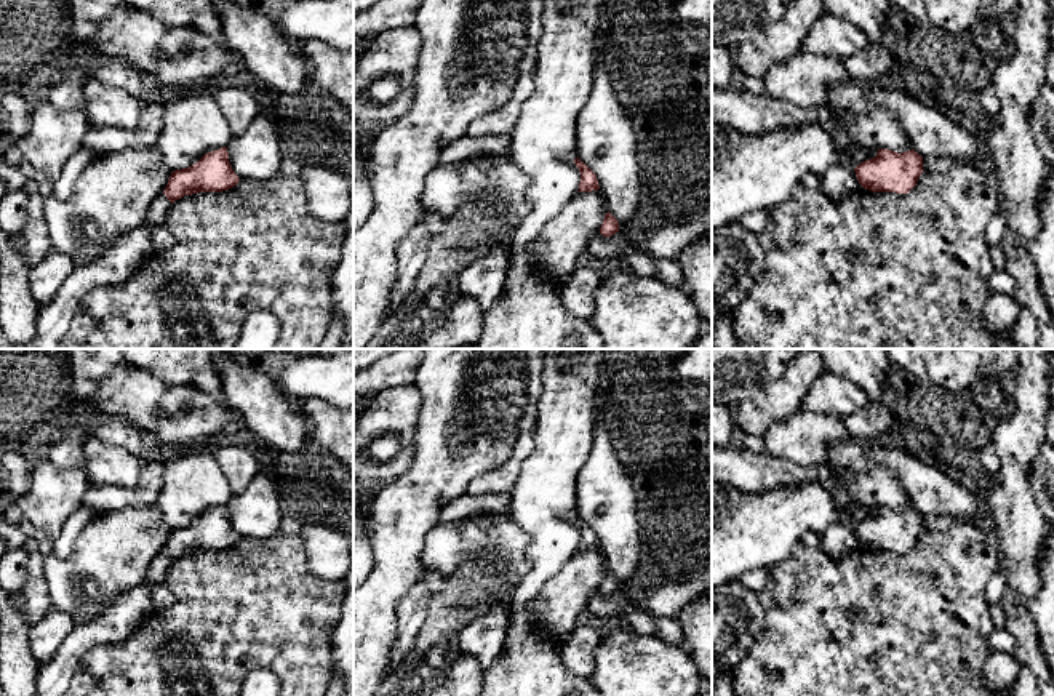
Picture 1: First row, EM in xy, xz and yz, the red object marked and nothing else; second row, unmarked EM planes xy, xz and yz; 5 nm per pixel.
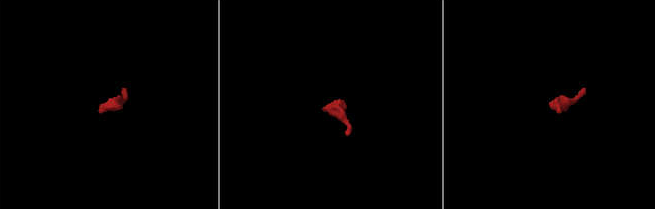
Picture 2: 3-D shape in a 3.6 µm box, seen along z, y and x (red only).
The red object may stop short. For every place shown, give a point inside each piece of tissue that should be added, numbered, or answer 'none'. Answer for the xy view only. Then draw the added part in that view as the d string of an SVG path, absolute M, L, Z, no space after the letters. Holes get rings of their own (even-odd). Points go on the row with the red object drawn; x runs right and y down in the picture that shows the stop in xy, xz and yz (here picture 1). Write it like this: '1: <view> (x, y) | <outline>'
1: xy (127, 255) | M162 192L141 226L122 235L102 258L85 266L75 266L54 299L40 306L37 334L30 349L56 349L85 293L98 285L125 282L154 254L150 234L154 227L165 224L170 206L171 202Z

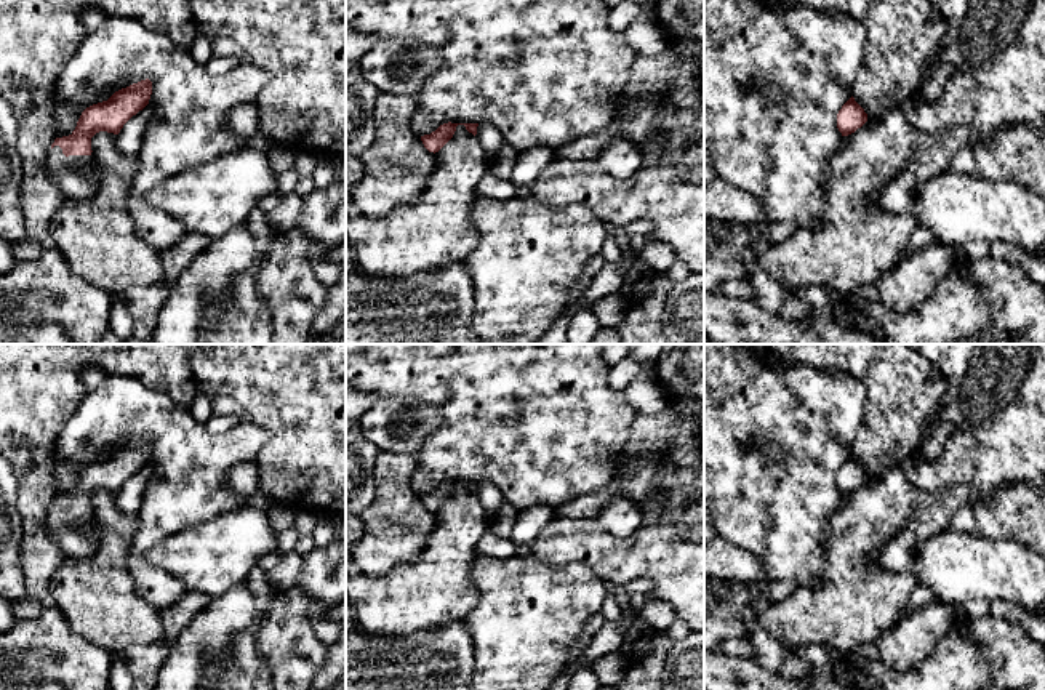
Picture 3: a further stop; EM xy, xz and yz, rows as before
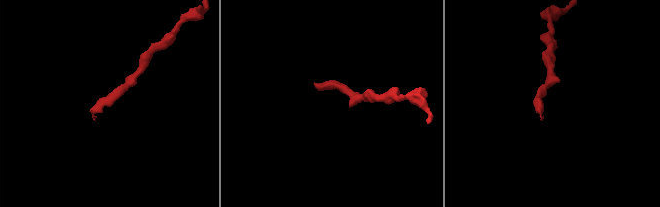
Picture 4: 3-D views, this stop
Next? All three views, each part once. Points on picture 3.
1: xy (69, 173) | M59 146L50 149L48 173L64 195L64 200L86 202L96 192L98 186L86 176L93 166L93 155L62 154Z

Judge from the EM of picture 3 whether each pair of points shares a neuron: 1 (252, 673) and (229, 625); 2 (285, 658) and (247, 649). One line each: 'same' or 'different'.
1: different
2: different

